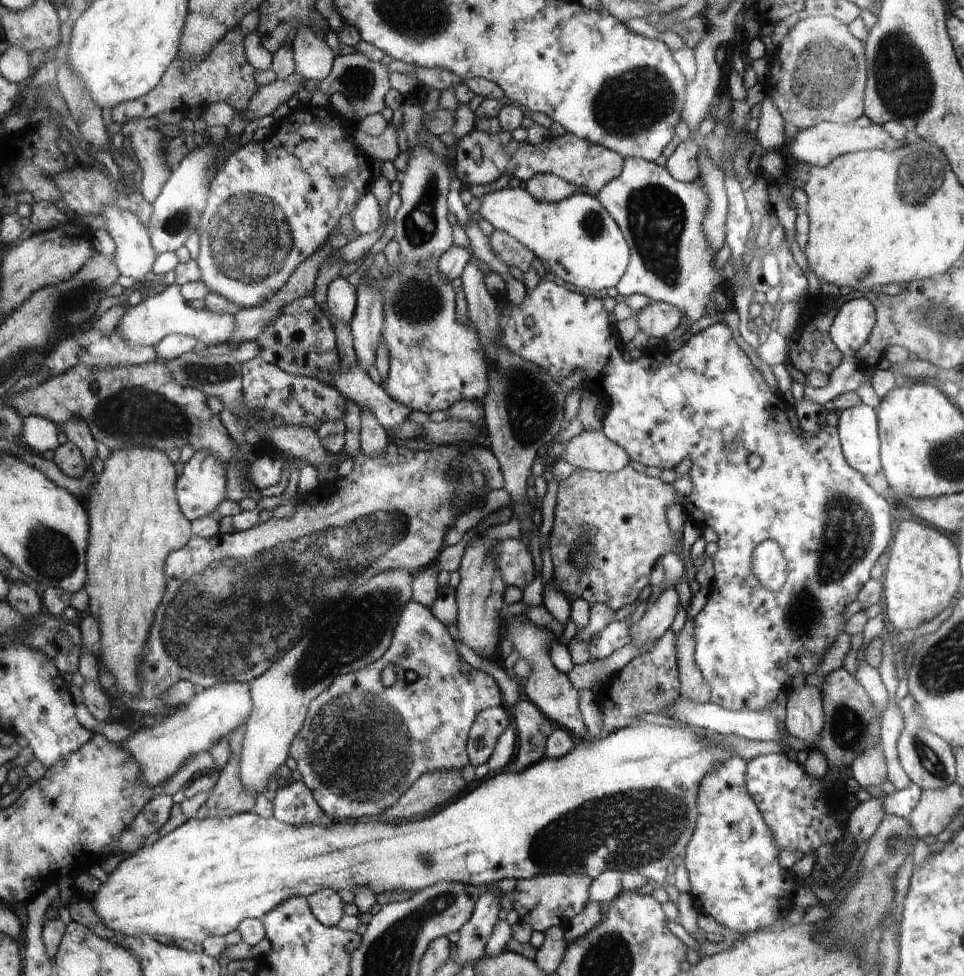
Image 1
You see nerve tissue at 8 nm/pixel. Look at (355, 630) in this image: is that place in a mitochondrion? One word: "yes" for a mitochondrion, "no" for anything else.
yes

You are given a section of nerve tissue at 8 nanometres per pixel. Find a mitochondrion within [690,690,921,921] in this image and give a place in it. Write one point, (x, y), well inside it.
(851, 728)

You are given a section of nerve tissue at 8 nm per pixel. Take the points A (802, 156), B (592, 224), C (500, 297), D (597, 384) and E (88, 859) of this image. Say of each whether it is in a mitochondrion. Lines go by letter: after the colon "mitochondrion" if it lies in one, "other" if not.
A: other
B: mitochondrion
C: other
D: other
E: other

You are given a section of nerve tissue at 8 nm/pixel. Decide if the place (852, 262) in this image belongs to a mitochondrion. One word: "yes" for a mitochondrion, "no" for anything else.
no

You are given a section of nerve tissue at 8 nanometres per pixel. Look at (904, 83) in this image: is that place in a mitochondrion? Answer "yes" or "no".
yes

